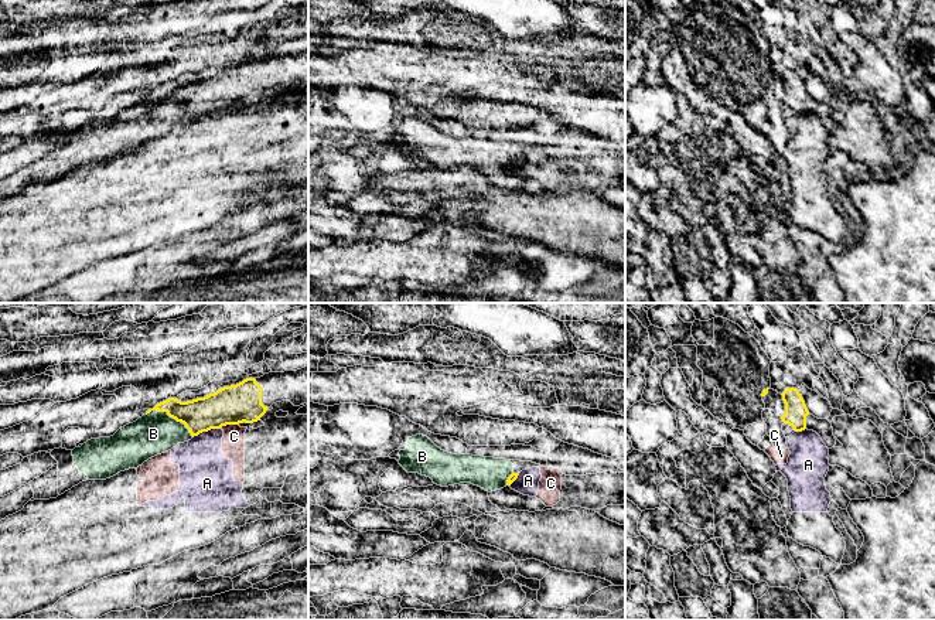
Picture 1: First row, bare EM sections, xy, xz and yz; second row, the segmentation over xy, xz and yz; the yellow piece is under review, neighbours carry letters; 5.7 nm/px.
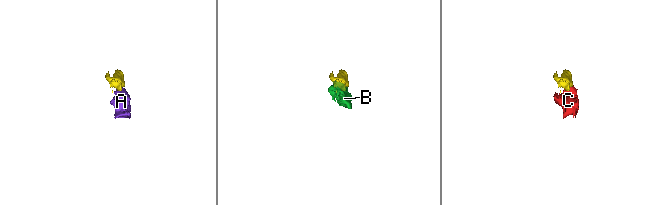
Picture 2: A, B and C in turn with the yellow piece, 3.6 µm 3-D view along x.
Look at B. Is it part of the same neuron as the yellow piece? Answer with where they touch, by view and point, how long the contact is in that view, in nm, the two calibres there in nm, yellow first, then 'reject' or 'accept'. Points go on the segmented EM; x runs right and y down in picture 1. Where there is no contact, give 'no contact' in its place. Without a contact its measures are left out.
meets yellow in xy at (171, 416); contact 300 nm long; 200 nm thick on the yellow side, 240 nm on the other; accept

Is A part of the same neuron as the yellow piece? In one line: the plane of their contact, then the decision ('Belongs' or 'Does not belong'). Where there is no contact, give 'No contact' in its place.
Touches yellow in xy. Does not belong

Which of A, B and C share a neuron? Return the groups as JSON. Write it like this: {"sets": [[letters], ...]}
{"sets": [["A", "C"], ["B"]]}

